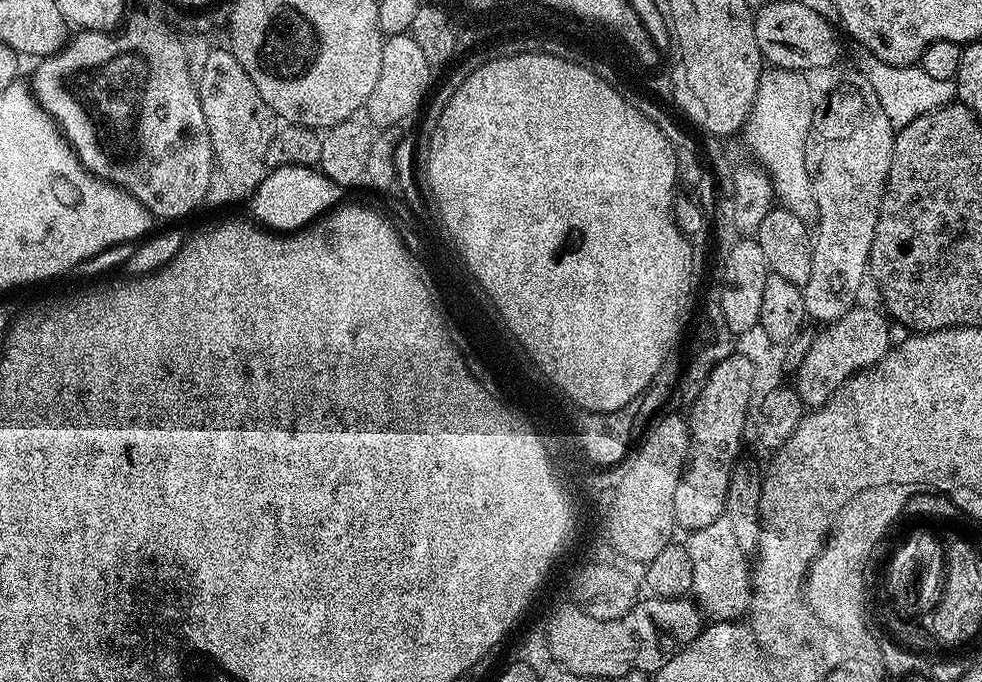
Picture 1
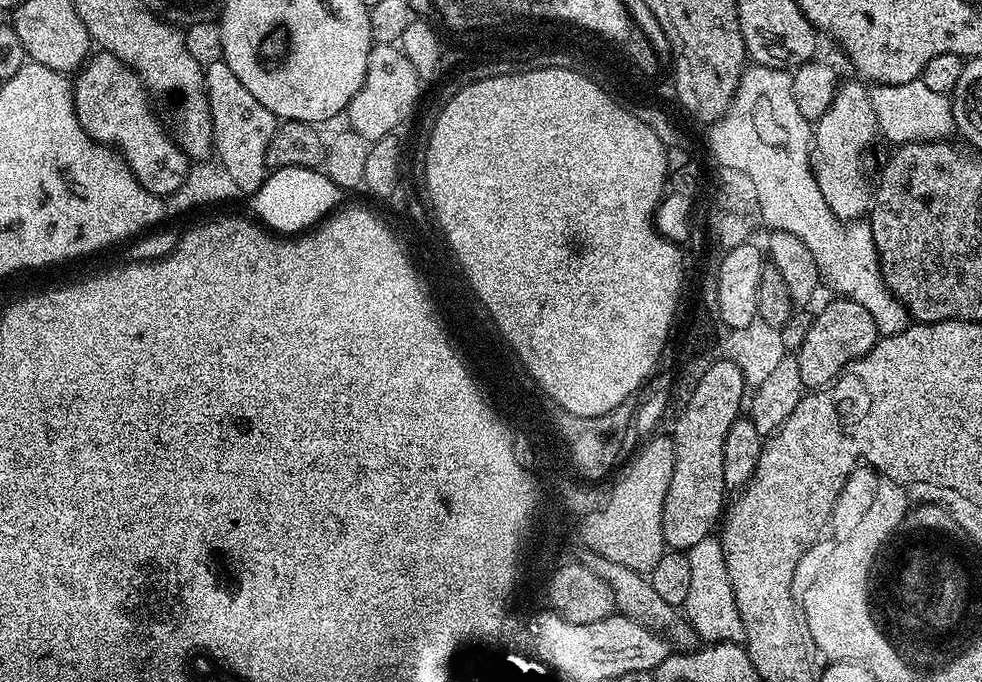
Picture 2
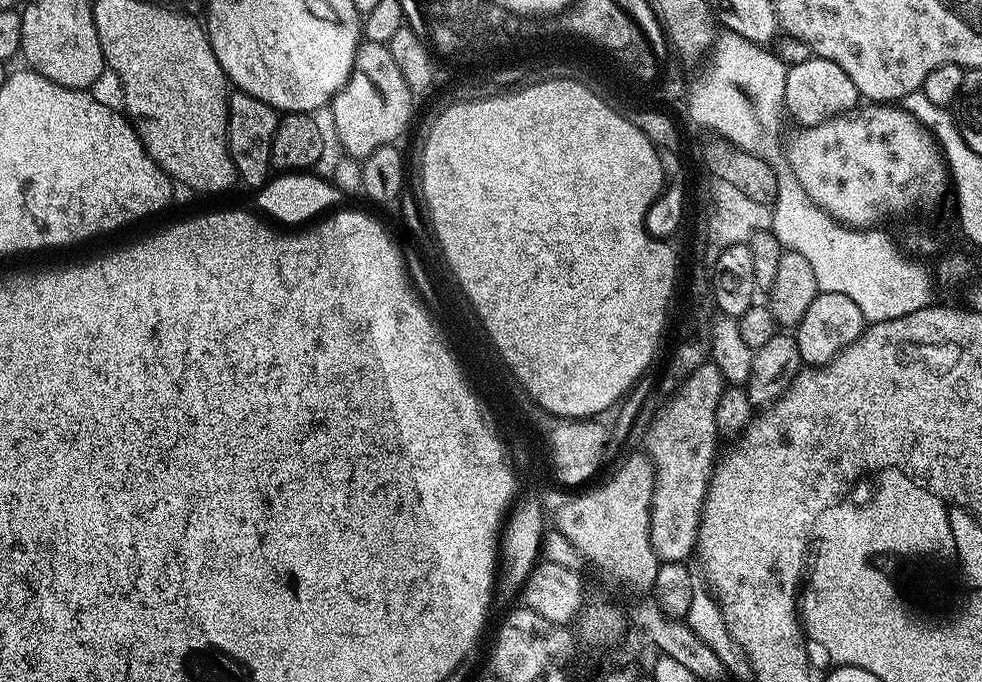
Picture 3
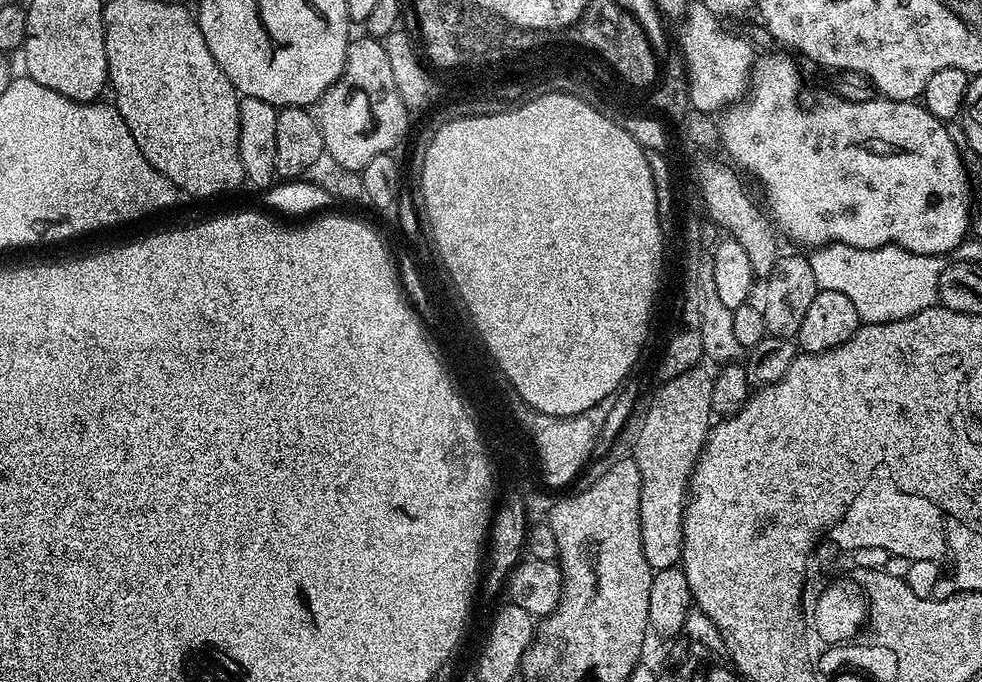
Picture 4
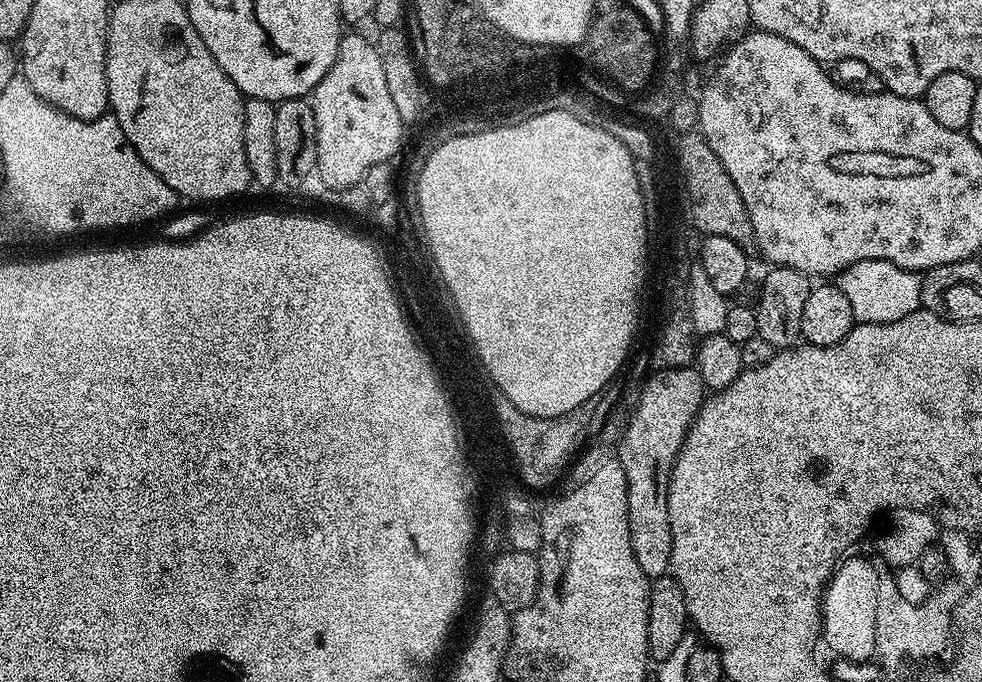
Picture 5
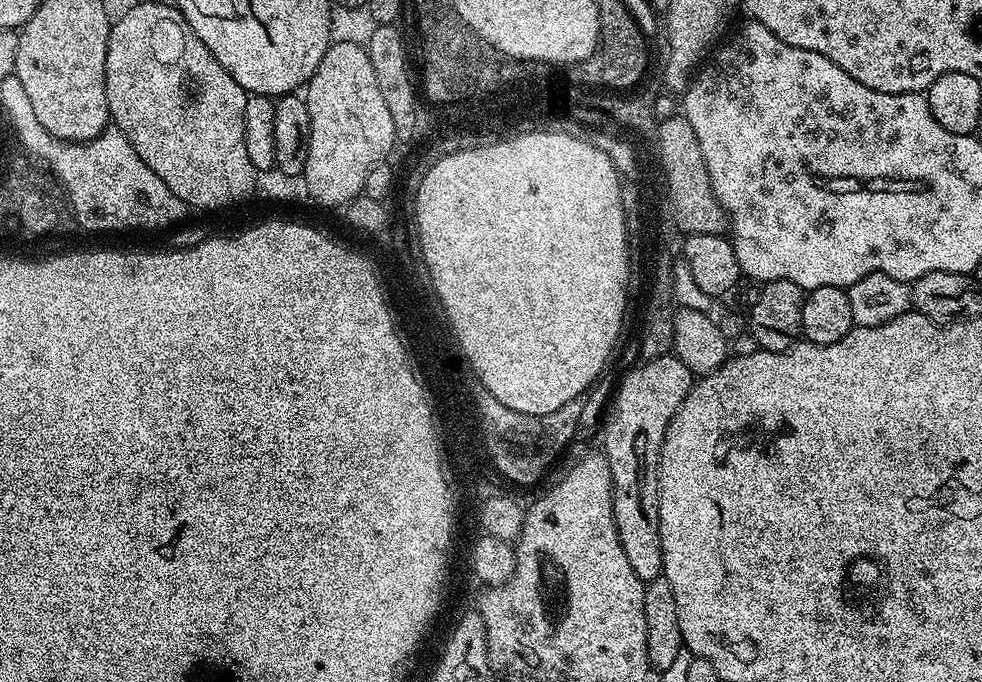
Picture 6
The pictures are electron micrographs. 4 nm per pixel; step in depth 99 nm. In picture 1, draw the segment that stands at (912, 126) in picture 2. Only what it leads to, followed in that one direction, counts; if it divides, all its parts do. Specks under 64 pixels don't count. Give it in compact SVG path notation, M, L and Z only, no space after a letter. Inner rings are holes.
M861 49L858 54L856 64L854 64L855 71L870 82L896 130L905 128L914 118L926 111L944 107L957 97L955 81L933 78L919 68L919 65L895 65L882 62L868 49Z

